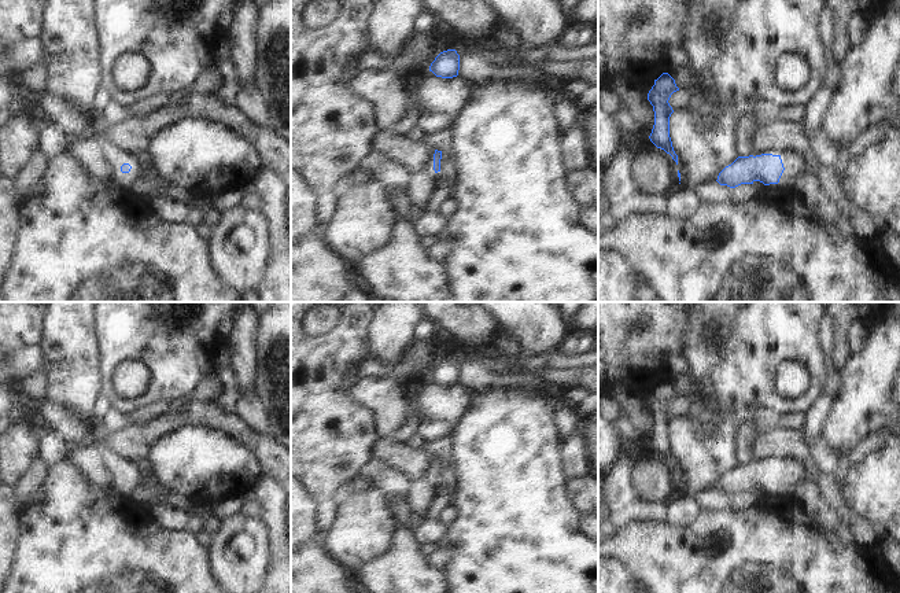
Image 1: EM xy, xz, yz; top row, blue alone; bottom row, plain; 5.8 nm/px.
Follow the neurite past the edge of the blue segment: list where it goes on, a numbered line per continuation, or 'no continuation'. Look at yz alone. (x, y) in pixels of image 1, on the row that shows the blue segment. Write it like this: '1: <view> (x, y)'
1: yz (795, 162)

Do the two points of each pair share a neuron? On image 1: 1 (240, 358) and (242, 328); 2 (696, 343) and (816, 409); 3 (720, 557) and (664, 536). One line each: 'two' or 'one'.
1: one
2: two
3: one

